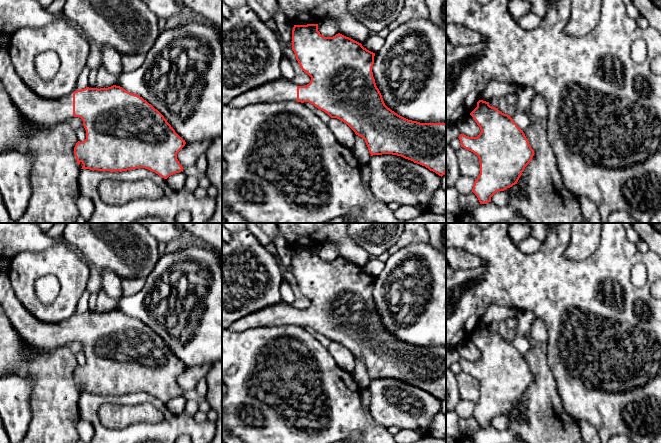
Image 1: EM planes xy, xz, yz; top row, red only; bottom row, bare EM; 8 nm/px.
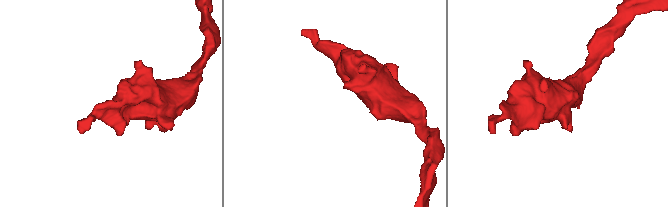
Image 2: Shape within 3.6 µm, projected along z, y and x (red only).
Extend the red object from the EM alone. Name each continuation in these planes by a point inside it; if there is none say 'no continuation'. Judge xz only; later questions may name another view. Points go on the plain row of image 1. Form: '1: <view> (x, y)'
1: xz (282, 313)

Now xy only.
1: xy (40, 337)

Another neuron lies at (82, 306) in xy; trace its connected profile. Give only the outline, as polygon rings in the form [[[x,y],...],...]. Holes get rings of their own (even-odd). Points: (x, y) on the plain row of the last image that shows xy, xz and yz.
[[[86,290],[82,294],[77,305],[76,314],[81,314],[88,311],[88,302],[89,302],[90,295],[91,294],[88,290]]]

